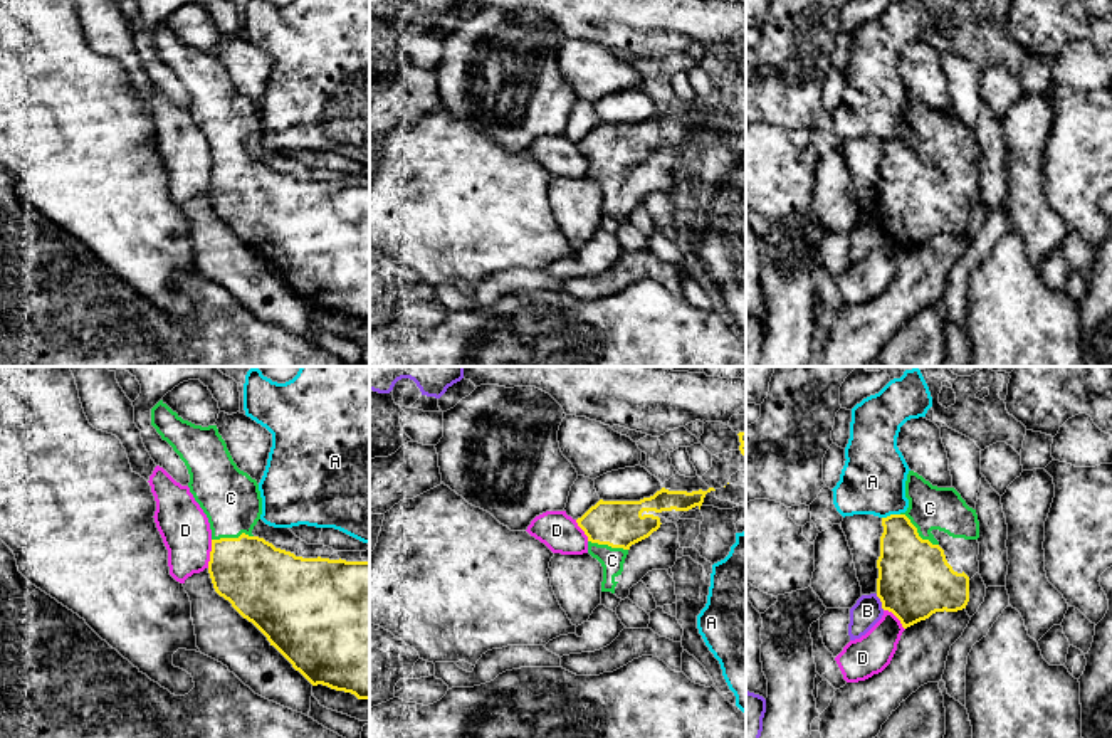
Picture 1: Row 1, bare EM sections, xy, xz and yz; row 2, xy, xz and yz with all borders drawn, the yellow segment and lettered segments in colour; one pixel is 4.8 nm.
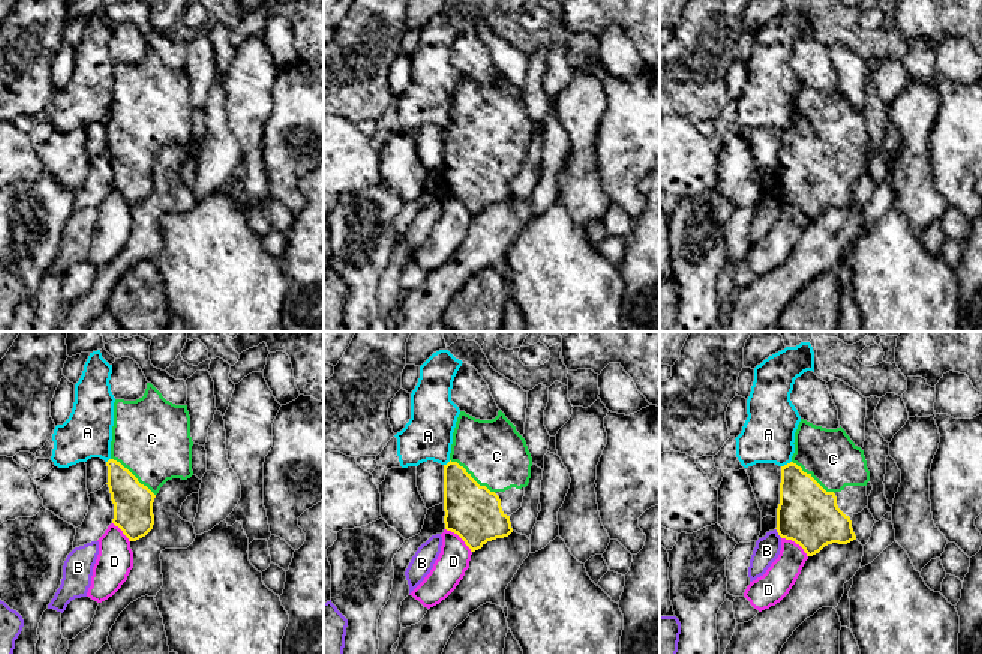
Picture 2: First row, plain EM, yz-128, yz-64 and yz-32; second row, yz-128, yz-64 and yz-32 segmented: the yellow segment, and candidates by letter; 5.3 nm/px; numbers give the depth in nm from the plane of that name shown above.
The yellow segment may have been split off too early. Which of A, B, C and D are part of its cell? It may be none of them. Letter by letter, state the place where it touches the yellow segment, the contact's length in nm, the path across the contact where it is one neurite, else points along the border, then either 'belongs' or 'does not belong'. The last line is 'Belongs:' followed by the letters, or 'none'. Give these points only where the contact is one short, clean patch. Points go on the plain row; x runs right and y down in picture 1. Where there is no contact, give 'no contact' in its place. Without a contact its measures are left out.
A: contact yz (891, 138); length 90 nm; border yz (899, 137), (882, 142); does not belong
B: contact yz (881, 224); length 90 nm; does not belong
C: contact yz (917, 157); length 240 nm; way yz (914, 204), (917, 157), (917, 145), (929, 131); belongs
D: contact xy (210, 177); length 140 nm; does not belong
Belongs: C

